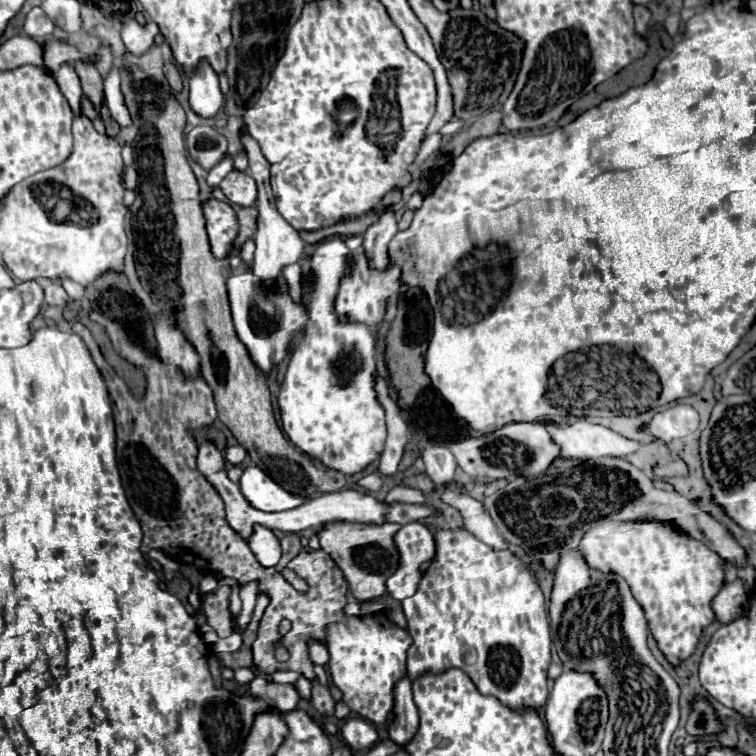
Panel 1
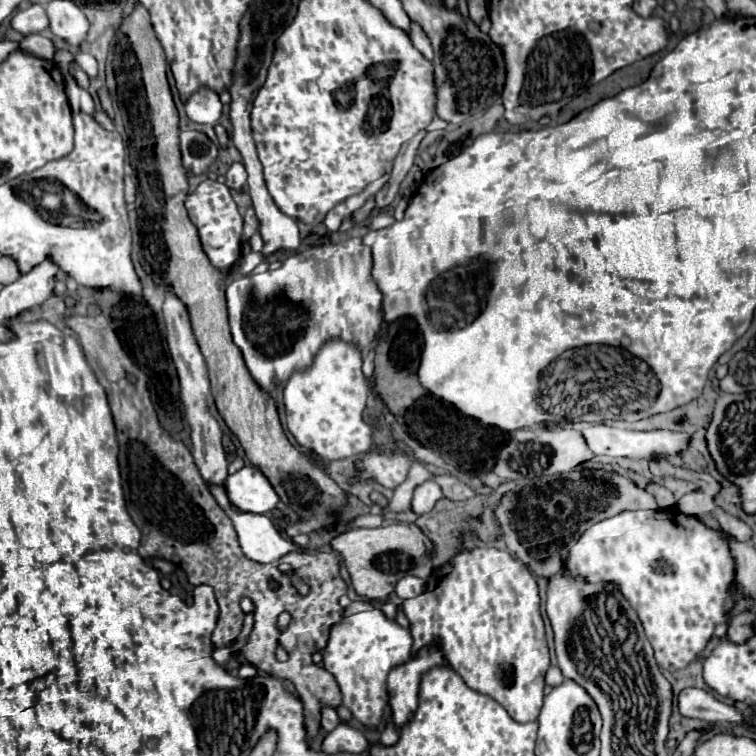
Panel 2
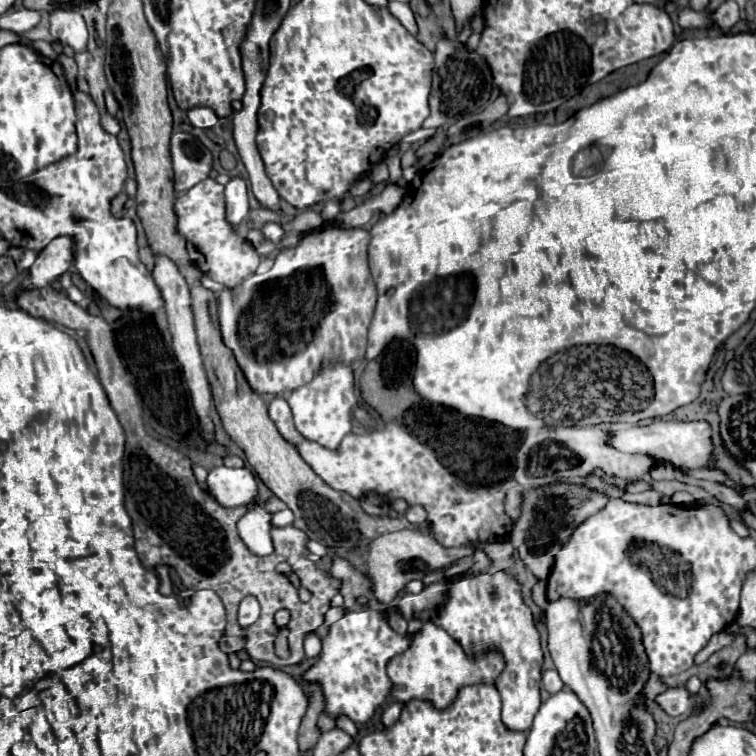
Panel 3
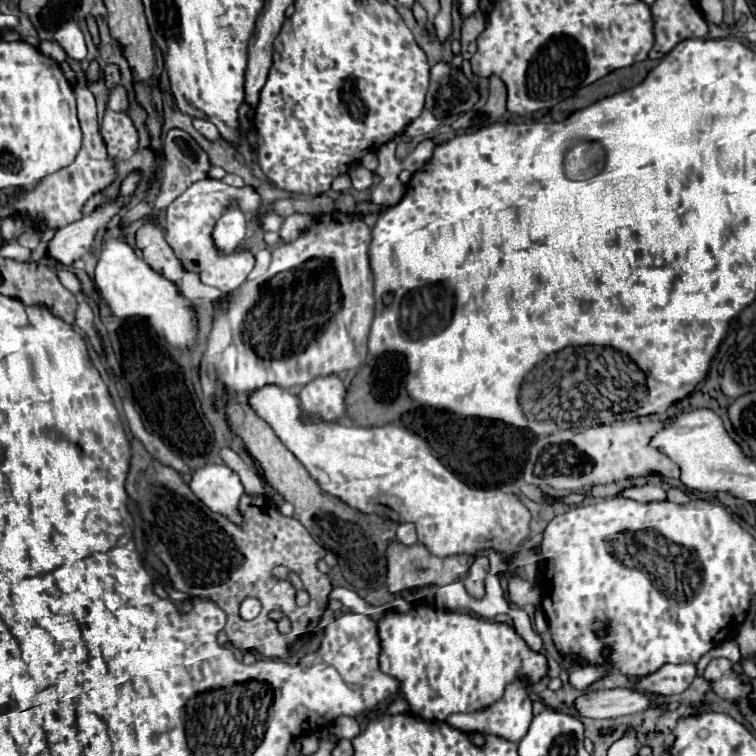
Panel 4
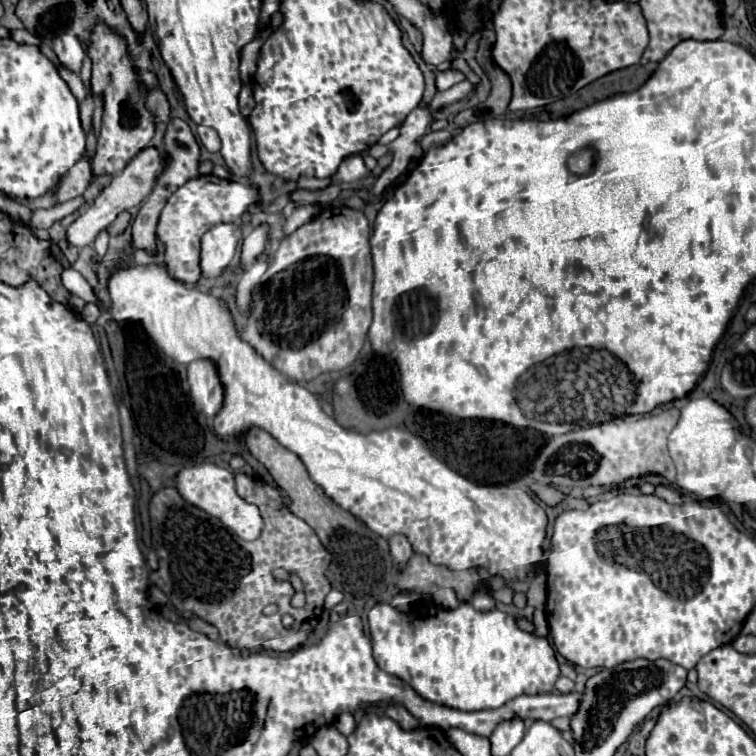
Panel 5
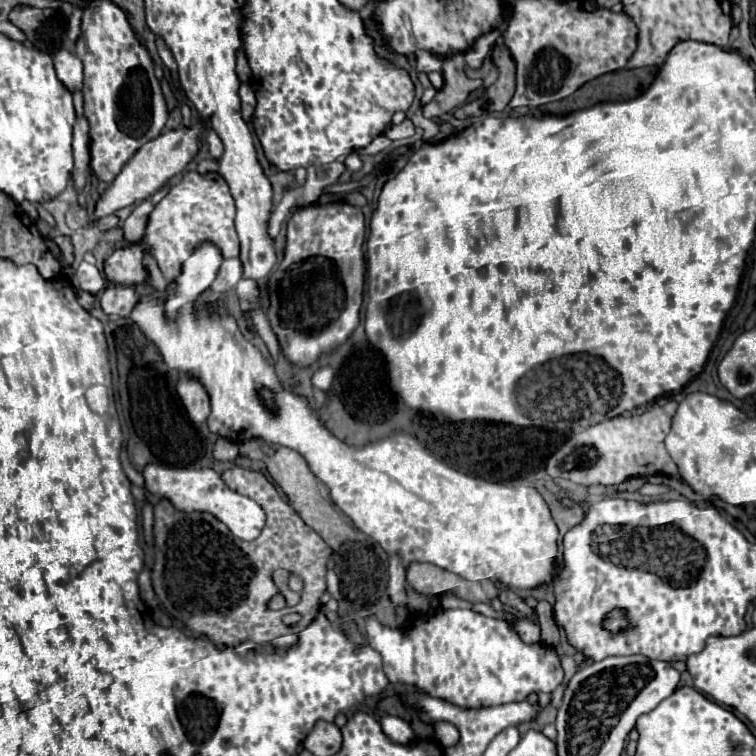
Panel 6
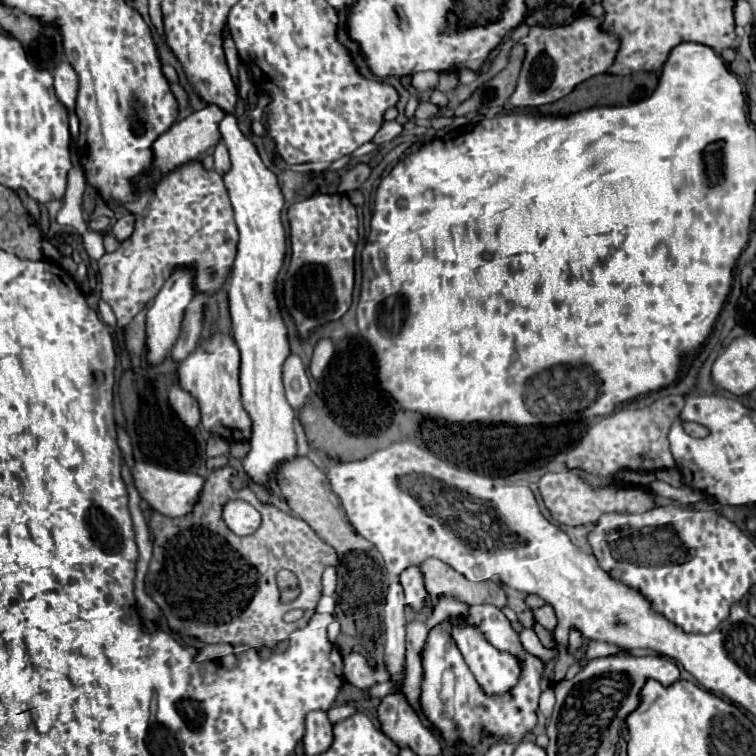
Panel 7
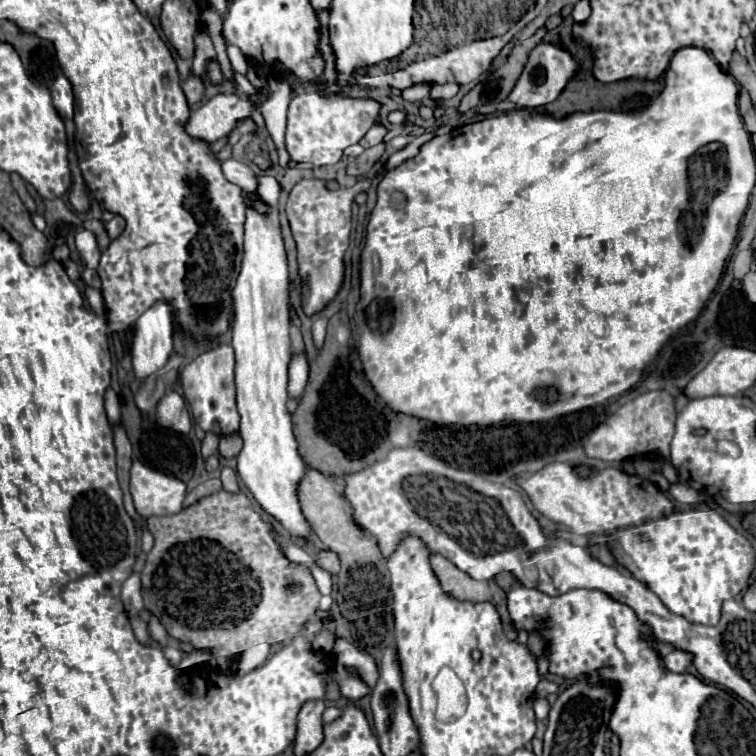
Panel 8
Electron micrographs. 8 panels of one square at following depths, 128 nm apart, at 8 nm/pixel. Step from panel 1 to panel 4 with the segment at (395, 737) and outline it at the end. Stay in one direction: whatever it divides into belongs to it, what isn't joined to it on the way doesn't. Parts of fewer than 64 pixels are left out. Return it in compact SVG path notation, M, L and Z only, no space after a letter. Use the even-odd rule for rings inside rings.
M414 606L408 614L398 614L398 612L388 612L380 622L378 622L378 630L380 630L380 640L382 640L382 652L380 652L380 670L392 678L396 678L400 682L400 690L404 694L404 698L410 704L410 710L420 716L422 720L446 720L450 714L454 712L476 712L478 708L486 708L490 704L494 704L496 700L502 698L504 694L504 686L510 684L512 680L516 680L516 676L526 676L528 682L538 682L540 678L546 676L548 672L548 664L546 658L540 652L532 652L526 642L514 632L514 628L506 626L506 624L490 624L484 620L478 620L470 614L454 614L454 612L446 612L446 610L438 610L434 606Z

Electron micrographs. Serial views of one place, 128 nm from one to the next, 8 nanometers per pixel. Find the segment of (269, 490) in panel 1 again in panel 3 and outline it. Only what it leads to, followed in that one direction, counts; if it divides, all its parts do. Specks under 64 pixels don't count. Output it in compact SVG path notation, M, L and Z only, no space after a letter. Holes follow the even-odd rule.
M218 466L208 474L208 492L220 506L250 506L258 498L256 476L248 468Z

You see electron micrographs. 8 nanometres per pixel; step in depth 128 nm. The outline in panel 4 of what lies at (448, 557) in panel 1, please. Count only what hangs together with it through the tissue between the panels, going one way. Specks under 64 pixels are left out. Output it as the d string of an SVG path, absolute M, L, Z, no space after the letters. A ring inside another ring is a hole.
M518 676L514 682L510 682L506 686L504 696L496 704L488 706L482 712L474 712L472 718L456 718L456 714L452 714L446 718L446 722L452 724L454 728L464 730L464 732L480 730L480 732L490 732L490 734L502 736L510 742L520 742L526 736L528 726L532 722L532 700L530 700L530 690L528 690L528 680L524 676Z

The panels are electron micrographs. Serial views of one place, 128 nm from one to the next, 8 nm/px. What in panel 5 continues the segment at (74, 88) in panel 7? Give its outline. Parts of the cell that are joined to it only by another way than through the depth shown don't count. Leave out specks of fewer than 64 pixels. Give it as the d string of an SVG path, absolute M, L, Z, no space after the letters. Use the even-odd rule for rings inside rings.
M68 30L60 36L56 36L52 42L52 50L56 52L60 64L70 68L72 72L80 72L82 60L84 60L84 48L82 48L82 44L74 32Z

